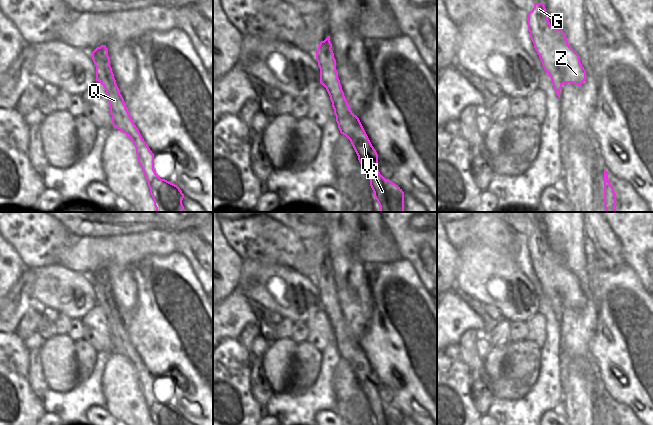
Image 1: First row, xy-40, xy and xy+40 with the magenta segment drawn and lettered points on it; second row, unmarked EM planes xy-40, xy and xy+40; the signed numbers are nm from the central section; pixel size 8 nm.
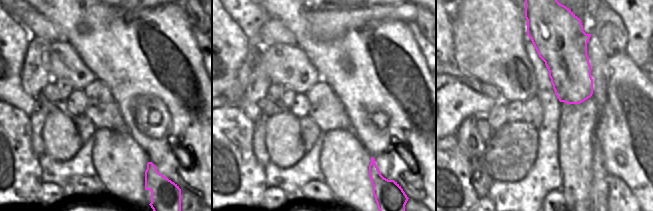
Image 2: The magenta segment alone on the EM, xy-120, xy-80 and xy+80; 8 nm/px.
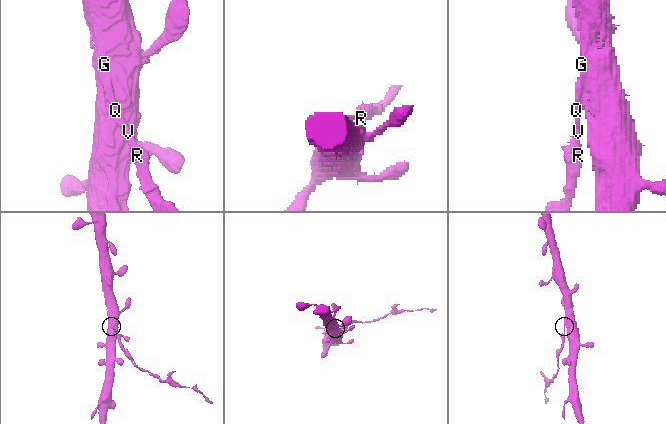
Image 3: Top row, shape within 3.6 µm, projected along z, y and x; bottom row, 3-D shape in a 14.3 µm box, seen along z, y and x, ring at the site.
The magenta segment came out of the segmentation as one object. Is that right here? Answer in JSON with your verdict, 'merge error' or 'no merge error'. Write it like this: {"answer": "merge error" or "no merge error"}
{"answer": "merge error"}

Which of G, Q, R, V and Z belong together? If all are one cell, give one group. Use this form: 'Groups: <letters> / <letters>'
Groups: G Z / Q R V

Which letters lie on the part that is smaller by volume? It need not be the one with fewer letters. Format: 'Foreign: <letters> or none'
Foreign: Q, R, V

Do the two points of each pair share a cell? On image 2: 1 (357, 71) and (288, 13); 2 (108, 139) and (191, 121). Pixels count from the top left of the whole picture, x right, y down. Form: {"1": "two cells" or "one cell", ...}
{"1": "one cell", "2": "two cells"}

